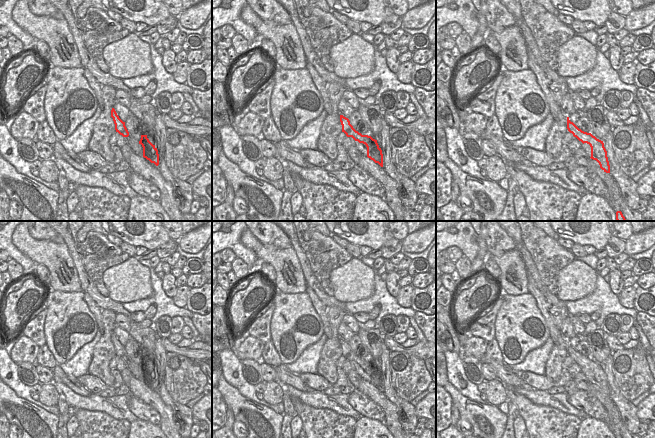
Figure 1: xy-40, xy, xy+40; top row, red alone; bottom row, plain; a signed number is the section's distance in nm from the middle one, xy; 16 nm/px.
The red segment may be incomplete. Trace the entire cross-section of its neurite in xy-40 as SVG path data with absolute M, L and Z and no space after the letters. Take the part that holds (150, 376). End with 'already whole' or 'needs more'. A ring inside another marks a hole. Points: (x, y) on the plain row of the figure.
M141 359L139 368L141 368L143 371L143 381L149 384L151 387L154 387L156 390L158 390L159 389L158 374L155 371L155 369L153 369L149 365L147 359Z | already whole

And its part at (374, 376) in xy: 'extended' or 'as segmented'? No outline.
as segmented

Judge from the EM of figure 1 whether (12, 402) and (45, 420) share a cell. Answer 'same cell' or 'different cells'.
same cell

